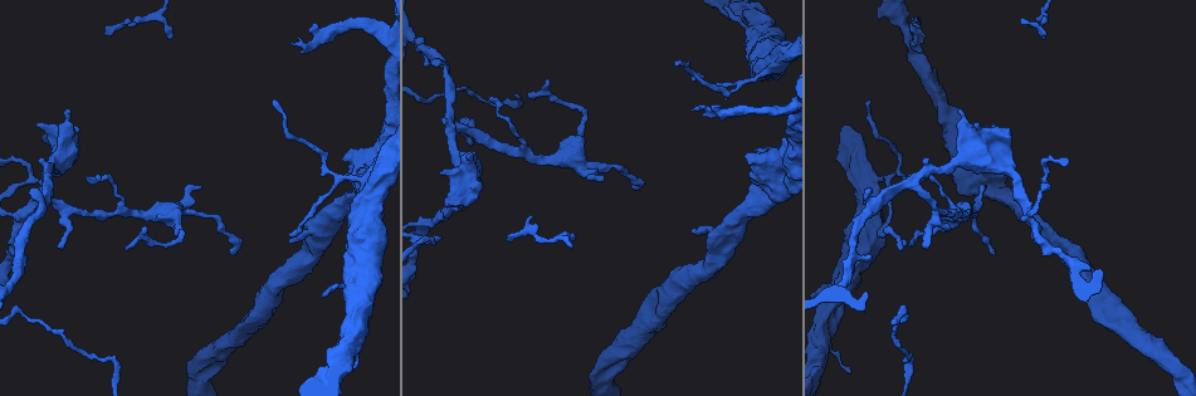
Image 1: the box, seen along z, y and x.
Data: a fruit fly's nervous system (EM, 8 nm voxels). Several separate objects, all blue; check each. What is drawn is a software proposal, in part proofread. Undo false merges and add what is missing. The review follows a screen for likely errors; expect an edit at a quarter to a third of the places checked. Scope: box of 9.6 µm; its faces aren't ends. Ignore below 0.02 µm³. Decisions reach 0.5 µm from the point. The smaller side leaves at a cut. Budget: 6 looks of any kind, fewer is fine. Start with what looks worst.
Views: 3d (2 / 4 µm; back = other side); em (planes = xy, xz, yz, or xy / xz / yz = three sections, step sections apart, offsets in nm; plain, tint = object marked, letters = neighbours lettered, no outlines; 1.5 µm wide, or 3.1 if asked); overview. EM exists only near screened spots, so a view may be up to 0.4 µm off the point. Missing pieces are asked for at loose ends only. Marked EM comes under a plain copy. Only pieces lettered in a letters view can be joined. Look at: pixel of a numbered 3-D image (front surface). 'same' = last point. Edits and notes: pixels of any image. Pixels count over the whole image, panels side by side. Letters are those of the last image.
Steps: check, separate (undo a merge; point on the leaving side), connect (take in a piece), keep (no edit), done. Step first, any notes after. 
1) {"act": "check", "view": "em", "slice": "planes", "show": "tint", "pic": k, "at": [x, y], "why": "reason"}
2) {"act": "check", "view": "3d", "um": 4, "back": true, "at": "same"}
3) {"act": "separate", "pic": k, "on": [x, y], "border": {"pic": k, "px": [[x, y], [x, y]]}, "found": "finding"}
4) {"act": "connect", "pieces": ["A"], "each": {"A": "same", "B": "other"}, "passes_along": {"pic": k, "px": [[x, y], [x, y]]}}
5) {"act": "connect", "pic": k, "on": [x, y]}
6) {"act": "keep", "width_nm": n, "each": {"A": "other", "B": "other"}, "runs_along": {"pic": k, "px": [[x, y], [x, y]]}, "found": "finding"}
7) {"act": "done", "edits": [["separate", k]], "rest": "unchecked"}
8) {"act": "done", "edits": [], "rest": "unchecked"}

{"act": "check", "view": "em", "slice": "yz", "step": 4, "show": "tint", "pic": 1, "at": [310, 29], "why": "free end"}

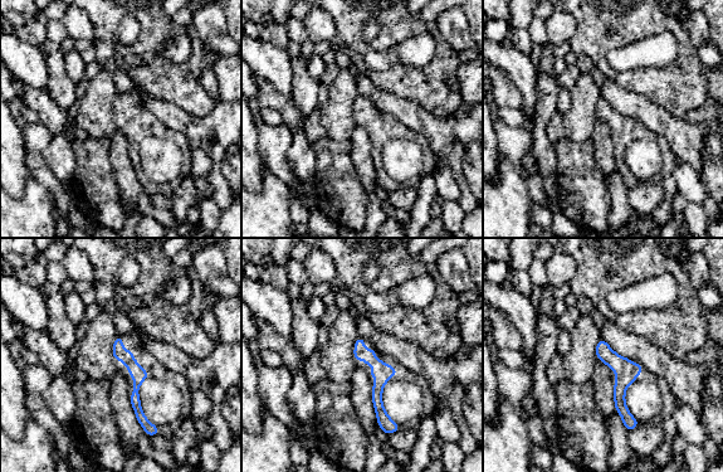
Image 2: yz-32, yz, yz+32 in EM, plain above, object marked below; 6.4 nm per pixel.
{"act": "check", "view": "em", "slice": "xy", "step": 4, "show": "letters", "at": "same"}

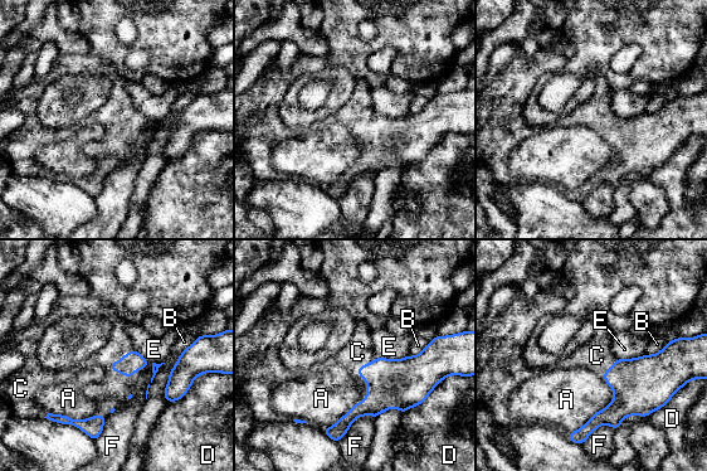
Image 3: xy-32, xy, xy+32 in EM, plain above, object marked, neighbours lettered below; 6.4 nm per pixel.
{"act": "connect", "pieces": ["C"], "longest_contact_nm": ["A", 420], "each": {"A": "other", "B": "other", "C": "same", "D": "other", "E": "other", "F": "other"}, "passes_along": {"pic": 3, "px": [[133, 358], [121, 359], [113, 391]]}, "found": "the cell continues"}

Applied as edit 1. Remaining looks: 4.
{"act": "check", "view": "overview"}

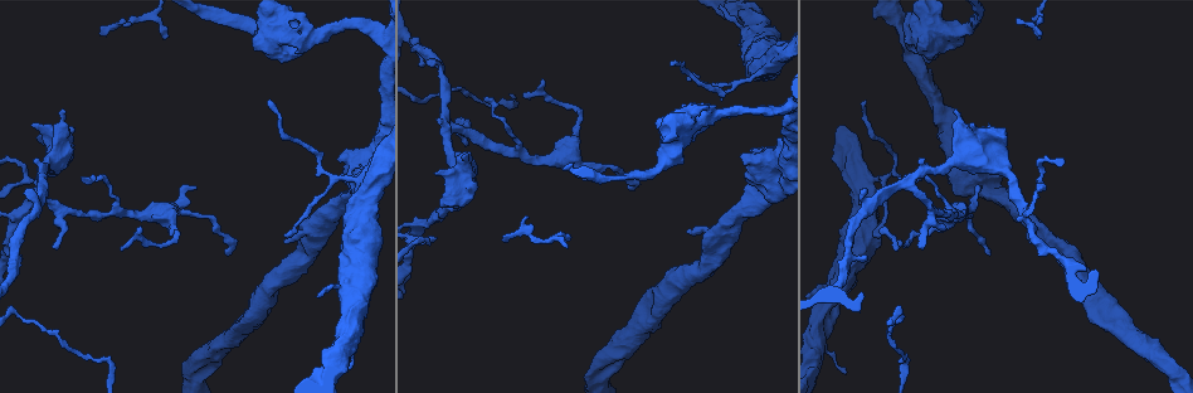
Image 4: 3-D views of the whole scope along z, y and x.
{"act": "check", "view": "em", "slice": "planes", "show": "letters", "pic": 4, "at": [230, 255], "why": "tapers out"}

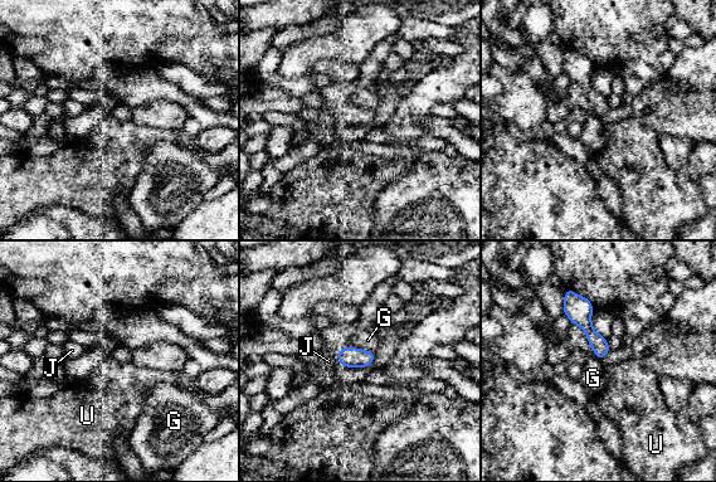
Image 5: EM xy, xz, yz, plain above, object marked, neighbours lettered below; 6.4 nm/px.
{"act": "keep", "width_nm": 110, "each": {"G": "other", "J": "other", "U": "other"}, "border": {"pic": 5, "px": [[571, 322], [584, 332], [599, 360]]}, "found": "no lettered piece goes on from it"}

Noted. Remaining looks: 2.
{"act": "check", "view": "em", "slice": "xz", "step": 4, "show": "tint", "pic": 4, "at": [437, 174], "why": "branch stops here"}

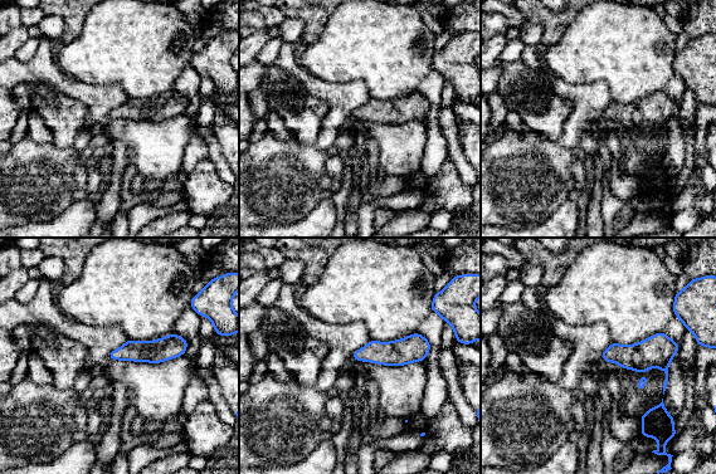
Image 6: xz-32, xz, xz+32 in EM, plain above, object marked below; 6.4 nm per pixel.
{"act": "check", "view": "em", "slice": "planes", "show": "letters", "at": "same"}

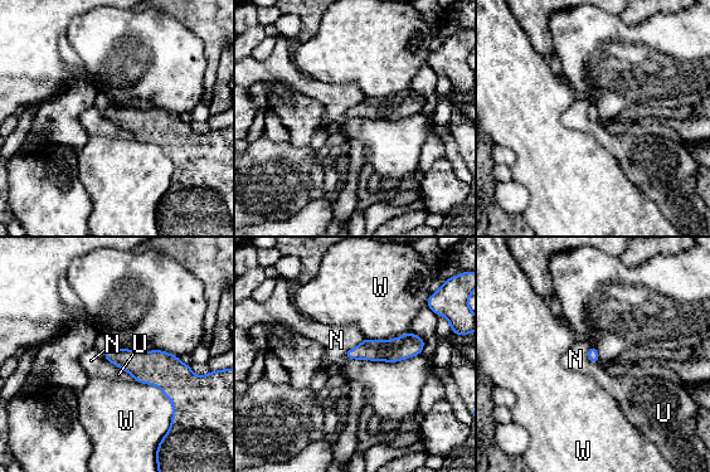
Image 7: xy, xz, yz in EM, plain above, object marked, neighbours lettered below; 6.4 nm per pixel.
{"act": "keep", "longest_contact_nm": ["W", 380], "each": {"N": "other", "U": "other", "W": "other"}, "border": {"pic": 7, "px": [[105, 358], [134, 378]]}, "found": "none of them fits"}

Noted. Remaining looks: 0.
{"act": "done", "edits": [["connect", 3]], "rest": "unchecked"}

